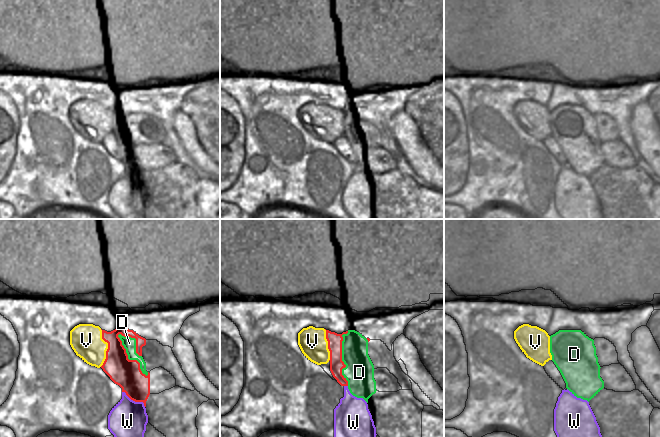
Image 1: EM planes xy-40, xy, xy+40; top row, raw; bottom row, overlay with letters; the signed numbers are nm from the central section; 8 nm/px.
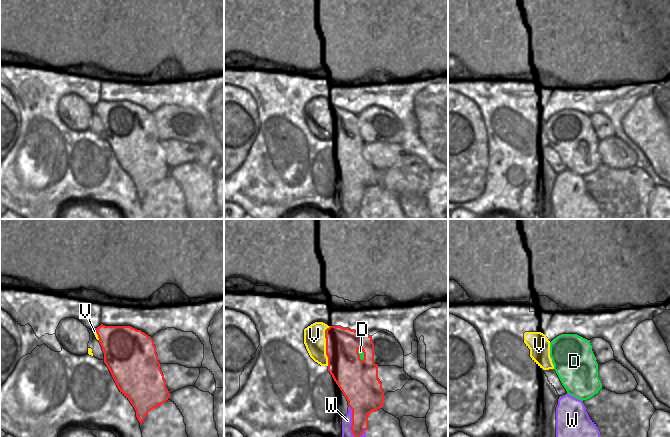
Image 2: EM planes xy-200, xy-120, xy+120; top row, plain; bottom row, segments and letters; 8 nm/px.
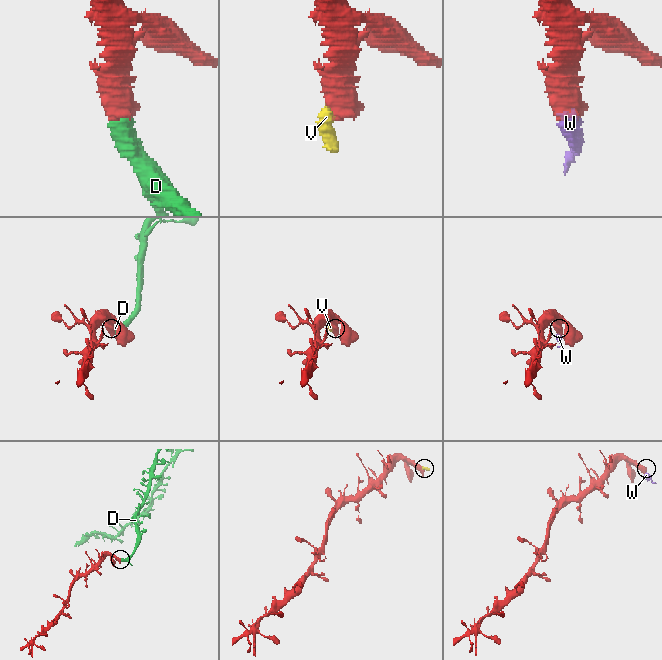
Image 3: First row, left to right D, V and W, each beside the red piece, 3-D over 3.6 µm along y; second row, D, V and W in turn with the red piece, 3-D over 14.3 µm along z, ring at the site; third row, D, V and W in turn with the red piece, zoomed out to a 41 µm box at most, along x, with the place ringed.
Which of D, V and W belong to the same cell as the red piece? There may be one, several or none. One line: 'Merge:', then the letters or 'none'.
Merge: D

